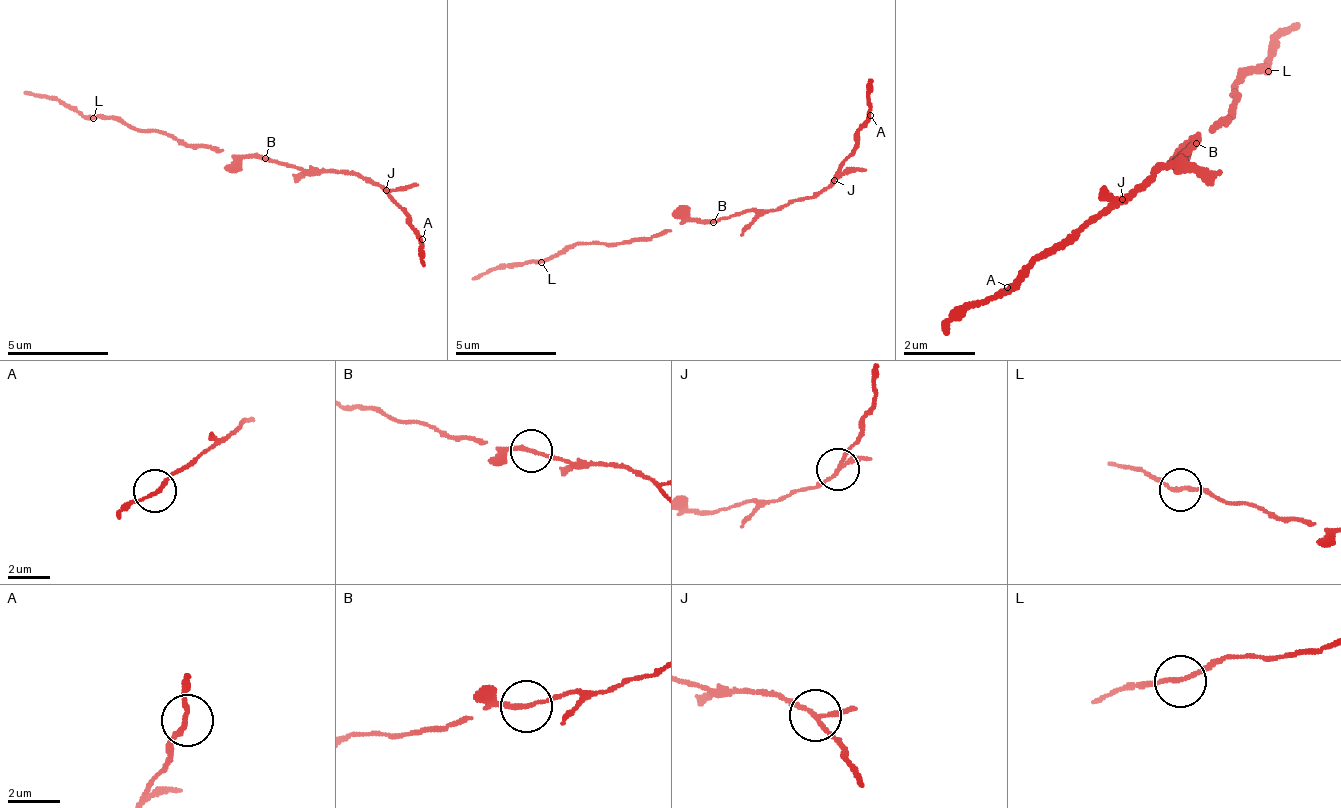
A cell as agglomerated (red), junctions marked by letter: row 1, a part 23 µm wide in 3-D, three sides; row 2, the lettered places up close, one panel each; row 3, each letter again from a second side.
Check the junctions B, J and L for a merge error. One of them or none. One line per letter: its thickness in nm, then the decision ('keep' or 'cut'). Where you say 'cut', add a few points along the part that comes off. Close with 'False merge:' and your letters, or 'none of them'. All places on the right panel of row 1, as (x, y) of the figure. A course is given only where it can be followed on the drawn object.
B: calibre 160 nm; keep
J: calibre 160 nm; cut; course (1124, 197), (944, 332)
L: calibre 170 nm; keep
False merge: J

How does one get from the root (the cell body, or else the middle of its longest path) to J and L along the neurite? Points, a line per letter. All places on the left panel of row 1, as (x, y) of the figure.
J: (265, 158), (275, 163), (291, 163), (296, 168), (331, 168), (336, 173), (356, 173), (387, 189)
L: (265, 158), (235, 158), (225, 148), (184, 143), (164, 133), (139, 133), (113, 118), (93, 118)

